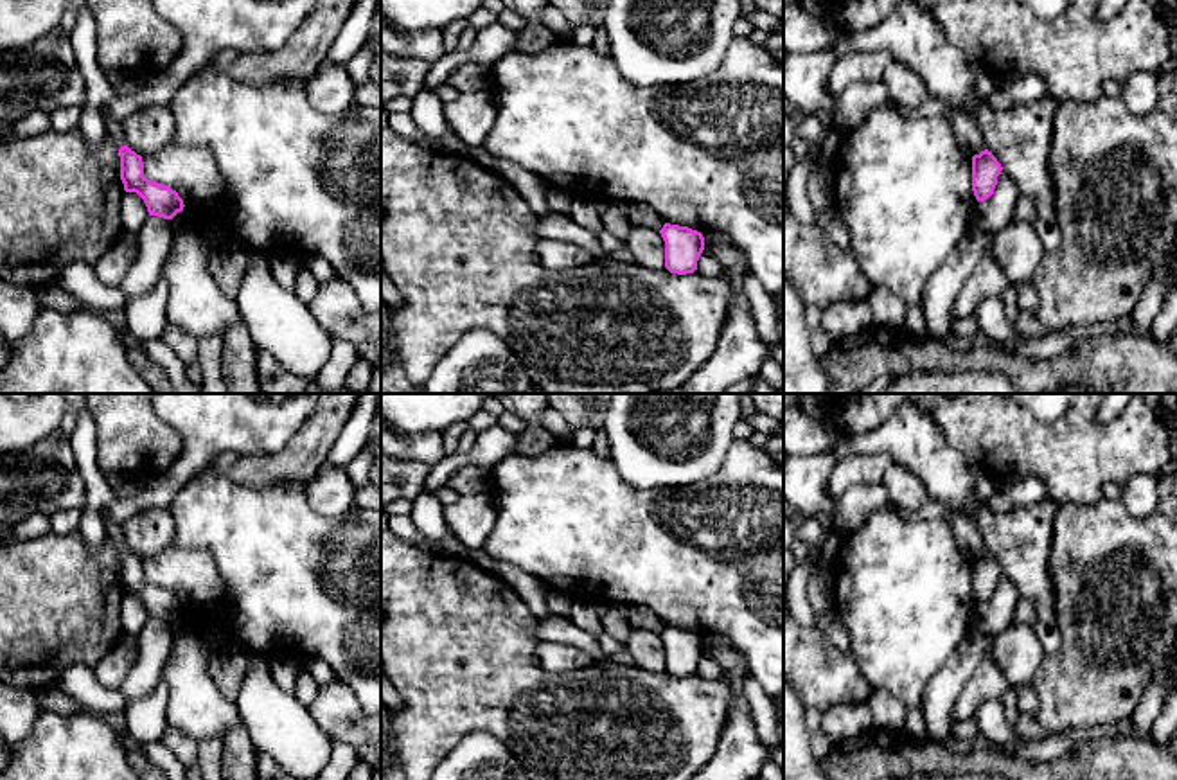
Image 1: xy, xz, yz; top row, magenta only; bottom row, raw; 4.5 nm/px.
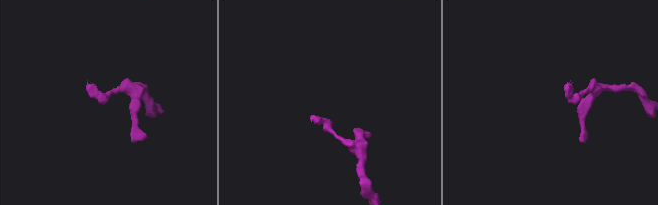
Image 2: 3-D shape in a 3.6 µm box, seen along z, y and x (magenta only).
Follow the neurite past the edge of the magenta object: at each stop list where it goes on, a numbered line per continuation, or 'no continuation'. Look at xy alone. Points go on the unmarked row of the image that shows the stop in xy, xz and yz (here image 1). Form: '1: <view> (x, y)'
1: xy (114, 531)

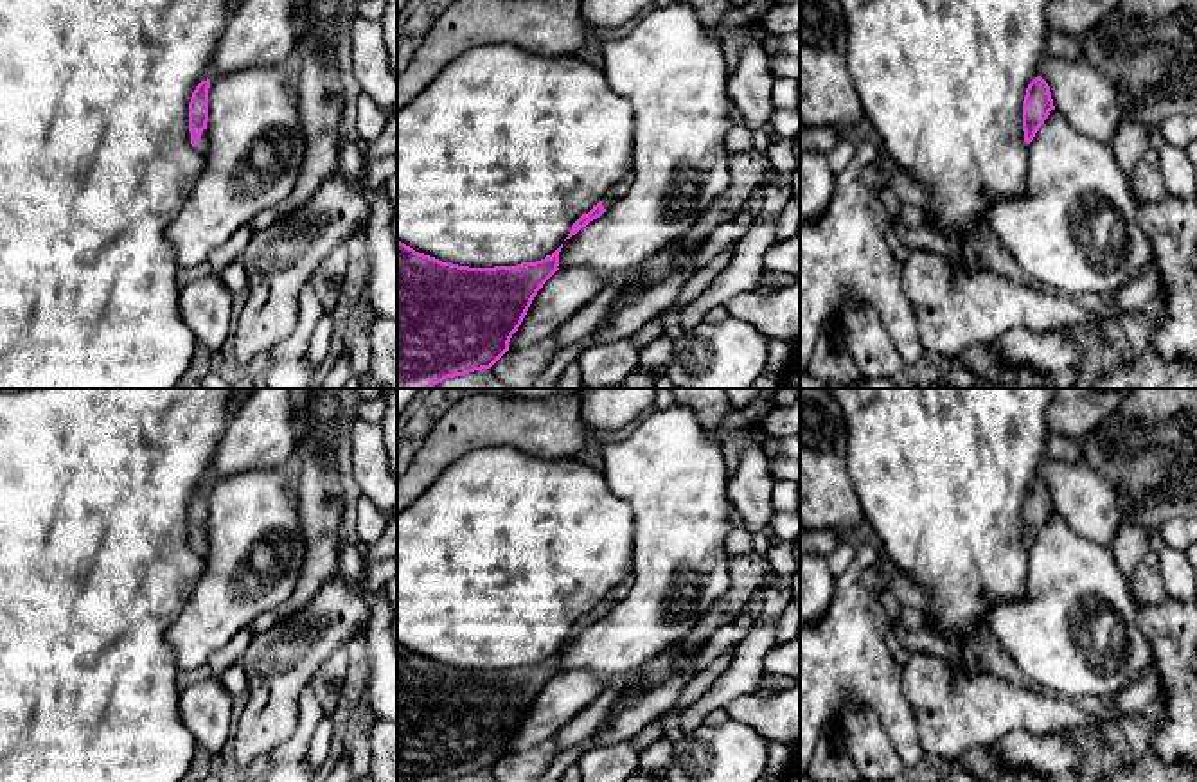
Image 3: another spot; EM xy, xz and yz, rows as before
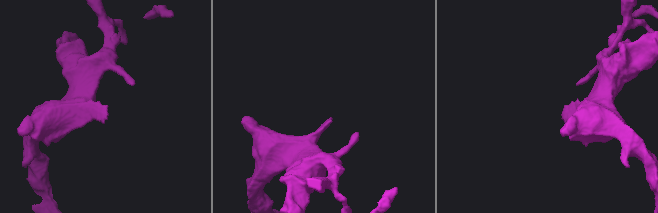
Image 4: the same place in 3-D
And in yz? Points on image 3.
no continuation

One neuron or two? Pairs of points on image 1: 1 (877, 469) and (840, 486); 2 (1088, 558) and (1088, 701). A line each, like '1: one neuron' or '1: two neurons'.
1: one neuron
2: one neuron

